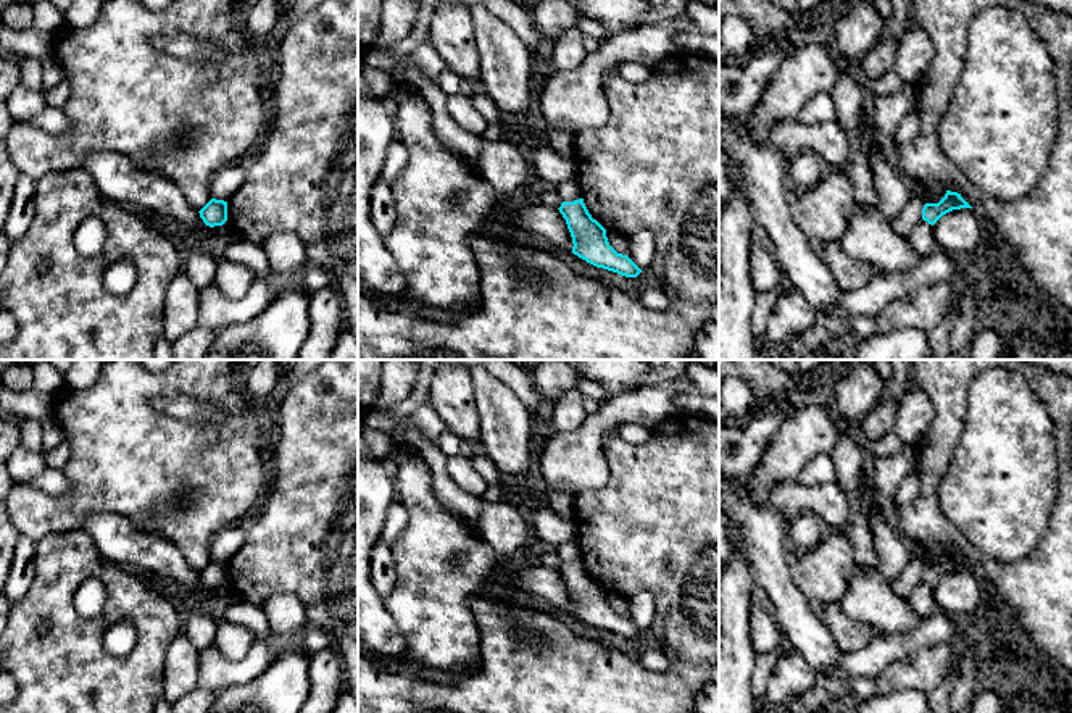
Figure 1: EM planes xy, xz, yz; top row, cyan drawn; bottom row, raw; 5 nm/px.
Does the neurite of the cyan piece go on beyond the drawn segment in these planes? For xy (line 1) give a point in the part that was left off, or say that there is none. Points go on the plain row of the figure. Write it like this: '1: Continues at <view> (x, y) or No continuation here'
1: No continuation here

